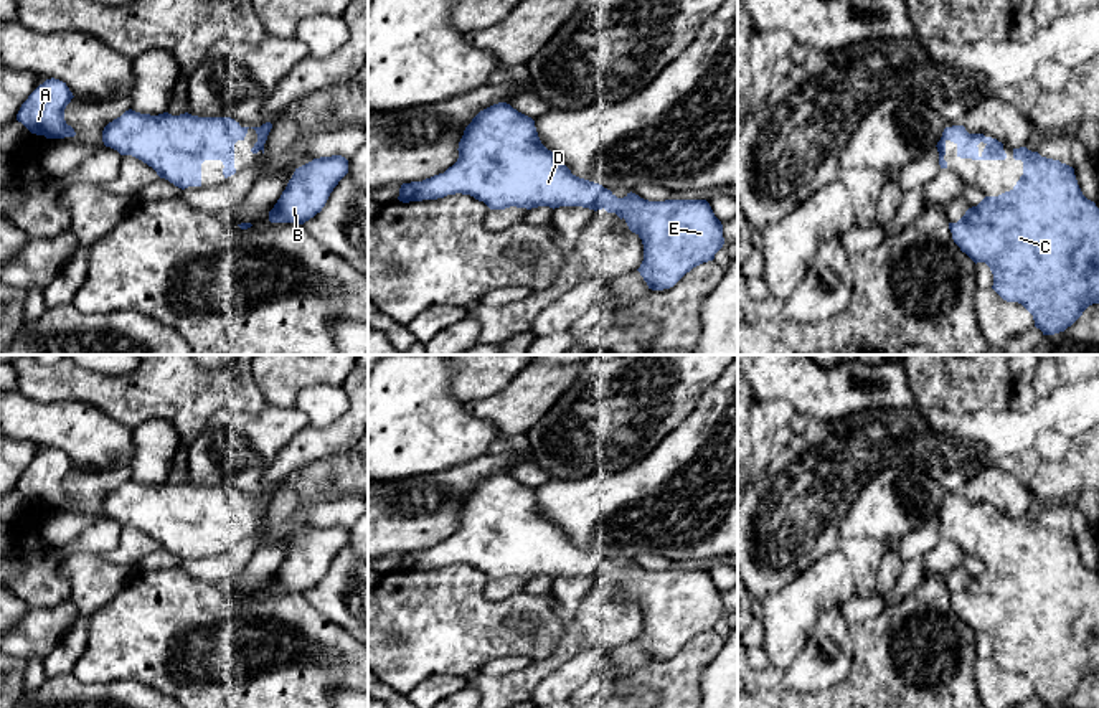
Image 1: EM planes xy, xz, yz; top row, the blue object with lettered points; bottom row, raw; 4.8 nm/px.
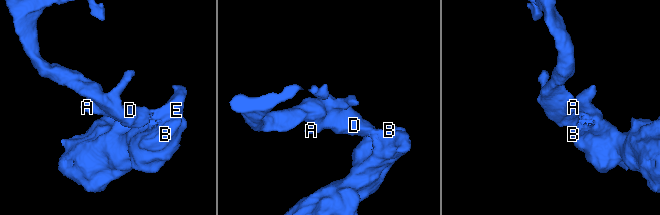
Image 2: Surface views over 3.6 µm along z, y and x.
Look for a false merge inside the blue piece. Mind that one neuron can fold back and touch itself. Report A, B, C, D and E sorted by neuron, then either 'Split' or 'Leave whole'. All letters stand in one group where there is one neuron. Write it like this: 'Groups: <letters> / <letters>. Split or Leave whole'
Groups: A B C D E. Leave whole

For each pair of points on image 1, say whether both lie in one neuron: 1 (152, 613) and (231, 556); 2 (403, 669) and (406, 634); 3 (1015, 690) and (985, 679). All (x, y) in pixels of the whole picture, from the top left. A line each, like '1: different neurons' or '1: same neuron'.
1: different neurons
2: same neuron
3: same neuron

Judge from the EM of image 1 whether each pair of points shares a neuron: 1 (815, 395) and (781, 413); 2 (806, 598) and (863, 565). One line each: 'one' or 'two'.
1: two
2: two

